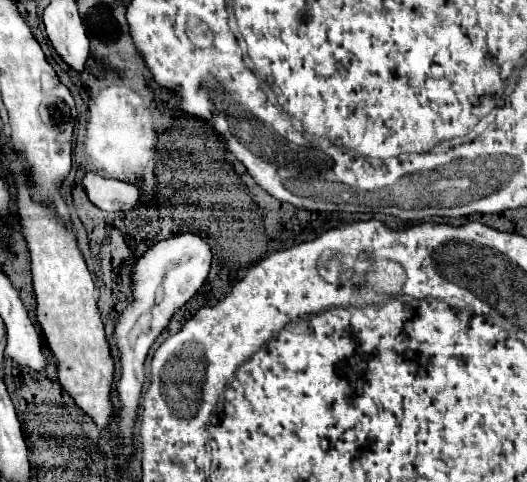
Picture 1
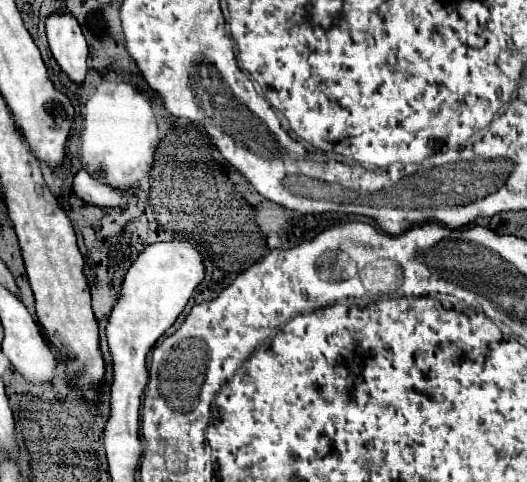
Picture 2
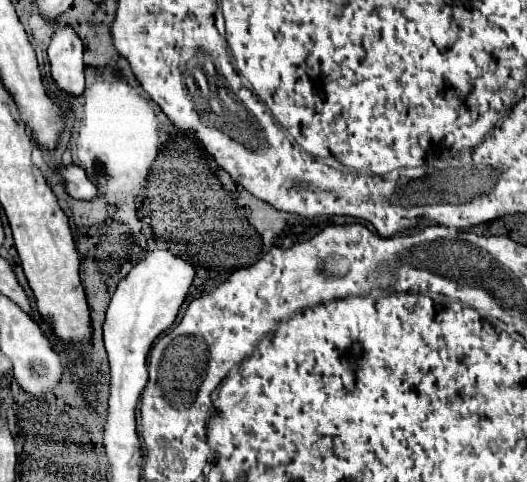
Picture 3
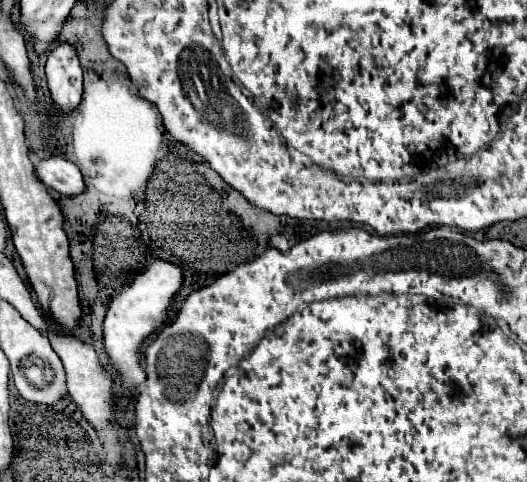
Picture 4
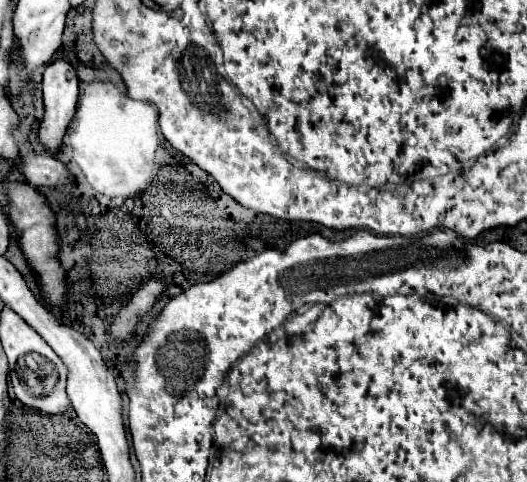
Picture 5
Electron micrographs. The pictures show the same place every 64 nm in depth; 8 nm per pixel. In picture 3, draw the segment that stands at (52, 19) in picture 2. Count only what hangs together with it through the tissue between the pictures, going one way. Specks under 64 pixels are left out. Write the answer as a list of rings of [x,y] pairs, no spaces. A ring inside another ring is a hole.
[[[70,24],[54,26],[48,46],[52,78],[66,94],[80,96],[84,92],[84,44]]]

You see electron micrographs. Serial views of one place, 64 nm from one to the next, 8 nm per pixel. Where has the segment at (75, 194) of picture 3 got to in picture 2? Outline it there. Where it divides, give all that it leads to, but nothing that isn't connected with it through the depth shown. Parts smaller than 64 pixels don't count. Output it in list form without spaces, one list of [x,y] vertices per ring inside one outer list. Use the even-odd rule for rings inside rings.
[[[80,170],[74,176],[74,194],[82,198],[84,202],[100,206],[100,208],[120,208],[130,198],[128,192],[122,192],[110,184],[96,180],[86,170]]]

